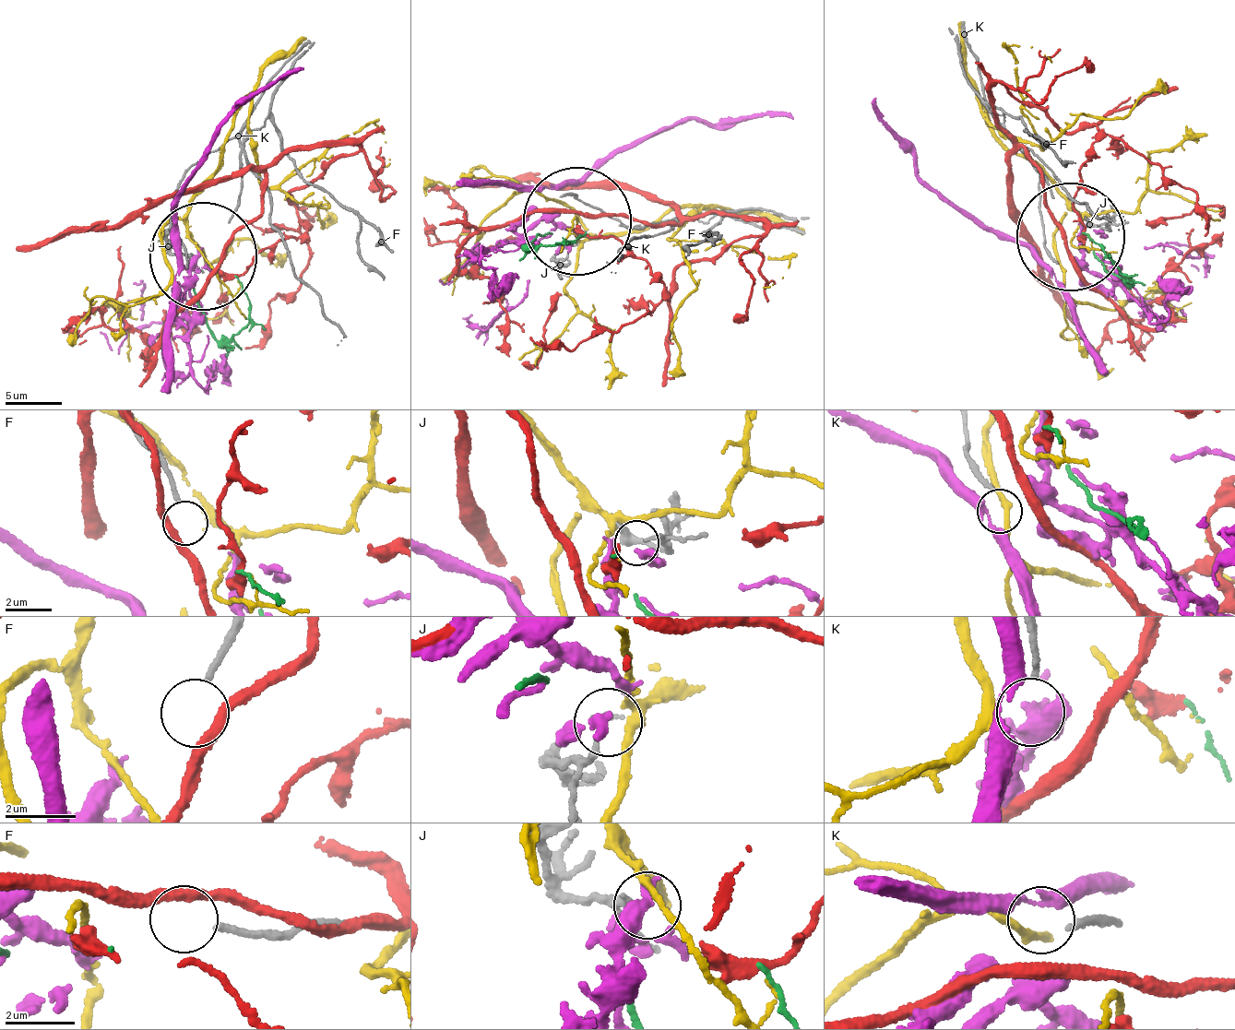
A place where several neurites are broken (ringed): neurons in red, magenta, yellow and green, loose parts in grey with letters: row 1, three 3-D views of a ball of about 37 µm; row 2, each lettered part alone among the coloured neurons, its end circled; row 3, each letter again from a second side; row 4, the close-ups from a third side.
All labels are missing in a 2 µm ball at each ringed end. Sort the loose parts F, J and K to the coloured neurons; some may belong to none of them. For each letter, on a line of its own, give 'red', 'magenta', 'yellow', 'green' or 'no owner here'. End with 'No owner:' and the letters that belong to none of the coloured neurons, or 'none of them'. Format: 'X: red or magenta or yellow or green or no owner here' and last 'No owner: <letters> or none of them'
F: no owner here
J: magenta
K: no owner here
No owner: F, K

